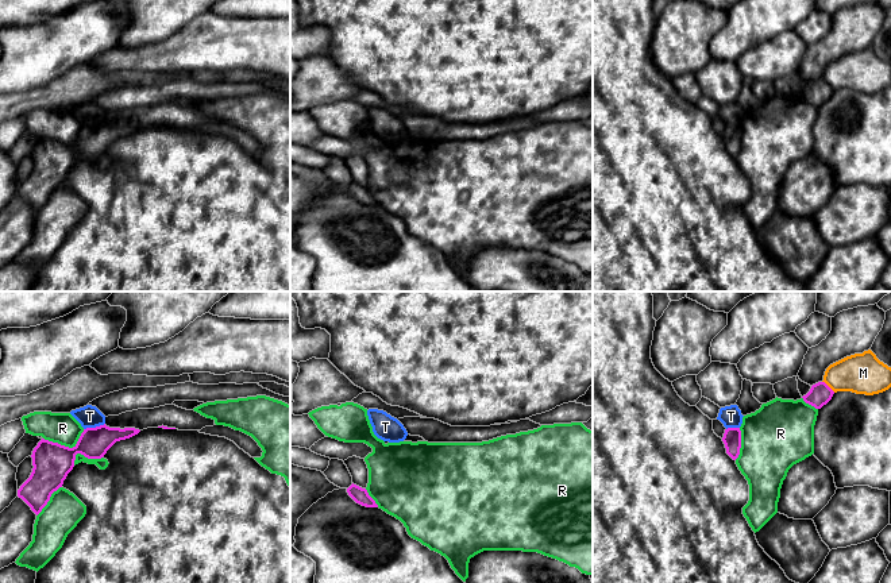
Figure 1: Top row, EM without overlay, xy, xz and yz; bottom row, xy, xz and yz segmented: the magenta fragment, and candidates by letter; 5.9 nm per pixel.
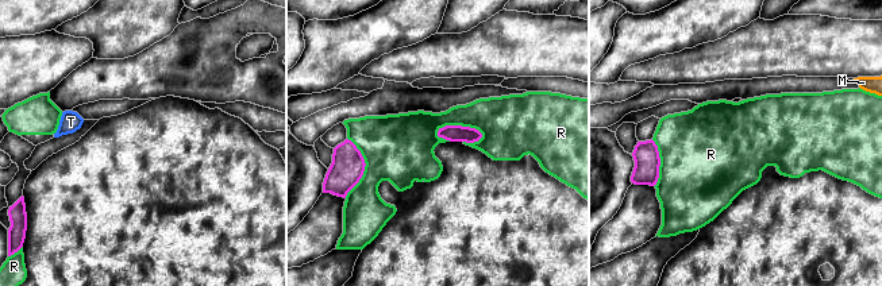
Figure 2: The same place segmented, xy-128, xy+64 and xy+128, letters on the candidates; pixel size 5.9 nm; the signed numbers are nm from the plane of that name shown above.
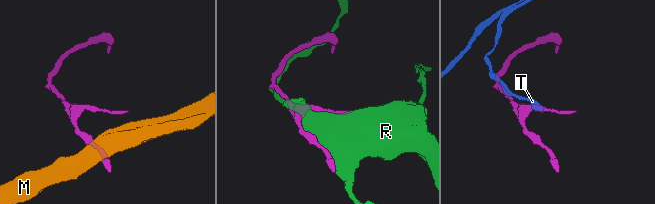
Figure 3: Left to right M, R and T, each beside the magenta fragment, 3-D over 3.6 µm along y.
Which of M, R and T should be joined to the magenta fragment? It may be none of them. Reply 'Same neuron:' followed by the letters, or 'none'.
Same neuron: T

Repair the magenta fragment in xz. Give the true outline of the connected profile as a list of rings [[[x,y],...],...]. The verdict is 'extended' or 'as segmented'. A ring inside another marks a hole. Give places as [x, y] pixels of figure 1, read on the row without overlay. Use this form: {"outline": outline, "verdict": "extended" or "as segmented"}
{"outline": [[[351,182],[347,186],[348,193],[359,202],[366,204],[366,205],[378,205],[375,198],[369,193],[366,186],[362,186],[356,182]]], "verdict": "as segmented"}

